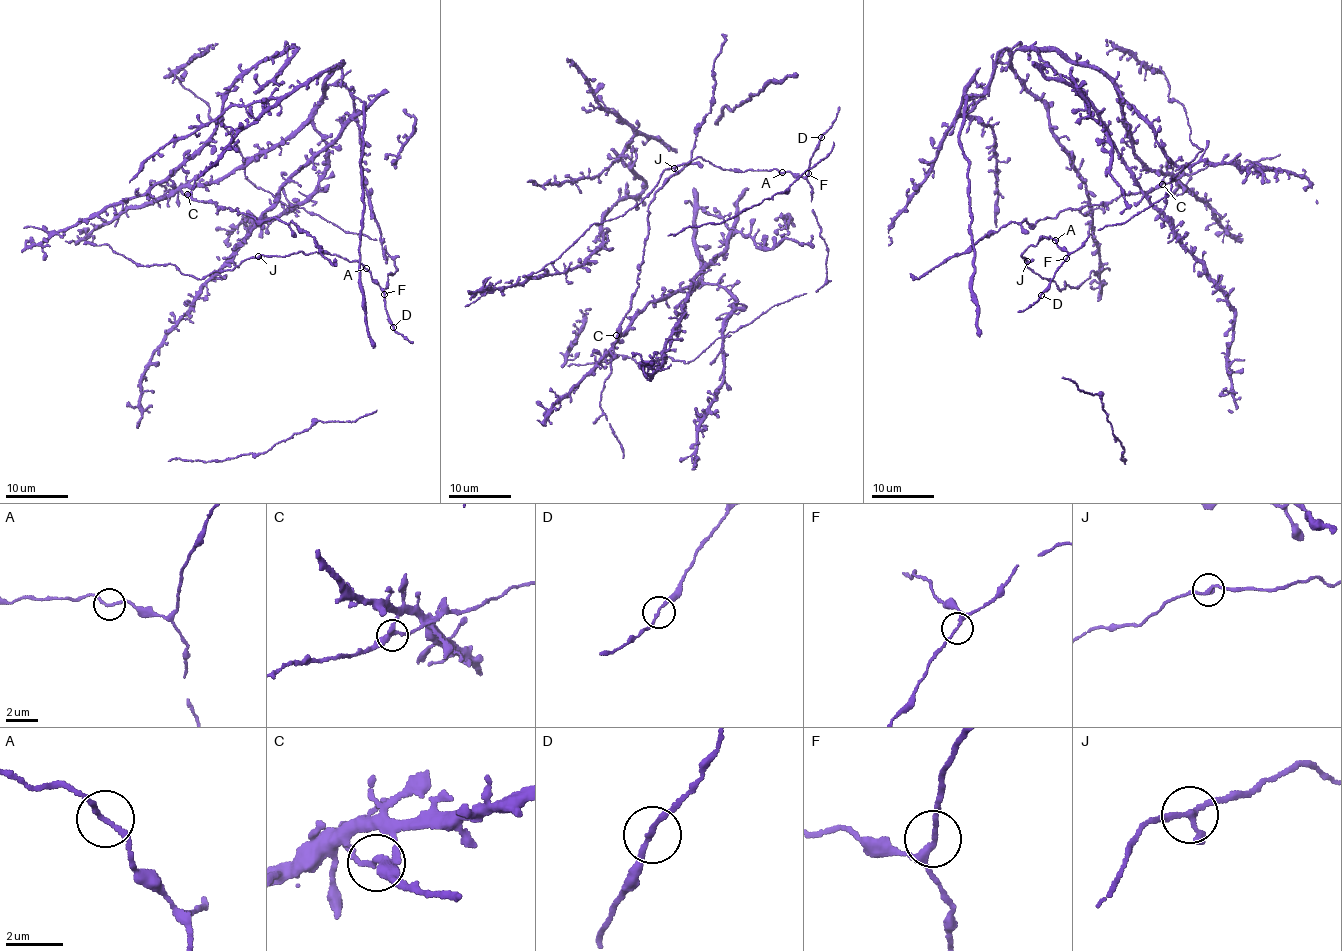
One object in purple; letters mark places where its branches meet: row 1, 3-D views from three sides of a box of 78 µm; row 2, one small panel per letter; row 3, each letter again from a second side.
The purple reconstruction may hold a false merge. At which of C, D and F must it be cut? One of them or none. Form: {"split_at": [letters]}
{"split_at": []}

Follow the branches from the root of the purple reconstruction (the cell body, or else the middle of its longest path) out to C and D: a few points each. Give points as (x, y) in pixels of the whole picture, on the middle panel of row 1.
C: (803, 178), (828, 253), (818, 290), (726, 335), (734, 297), (715, 284), (693, 285), (652, 301), (616, 335)
D: (803, 178), (809, 173), (821, 138)

